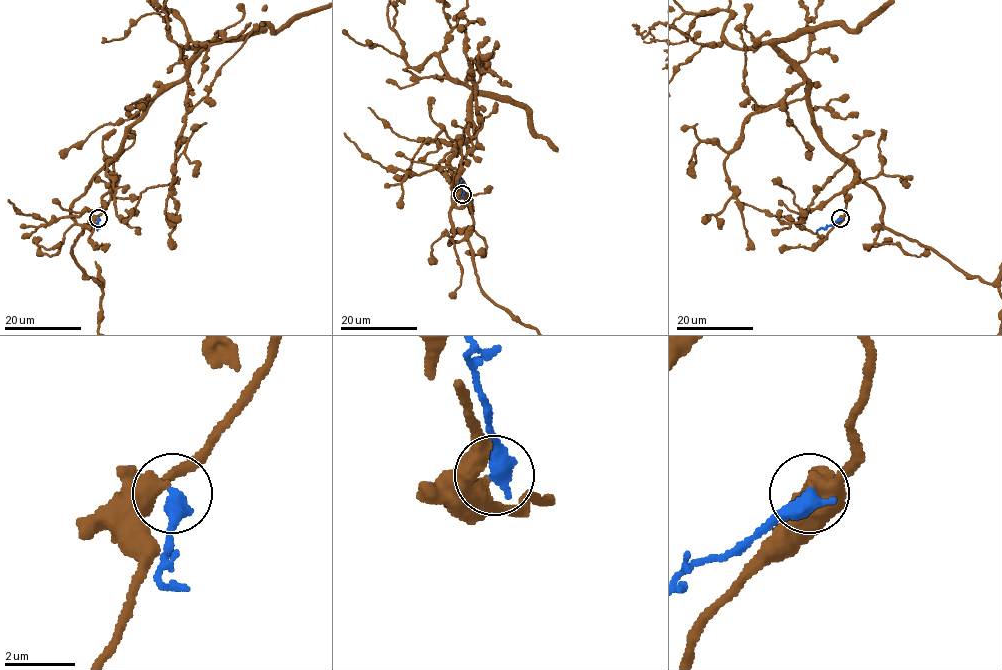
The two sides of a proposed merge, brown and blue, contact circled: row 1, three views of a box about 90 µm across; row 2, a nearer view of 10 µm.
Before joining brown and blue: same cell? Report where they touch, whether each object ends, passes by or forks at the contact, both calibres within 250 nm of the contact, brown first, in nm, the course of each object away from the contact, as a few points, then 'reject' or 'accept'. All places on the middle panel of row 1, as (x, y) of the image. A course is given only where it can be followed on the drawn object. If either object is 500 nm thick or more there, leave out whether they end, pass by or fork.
place (462, 194); calibres 500 and 500 nm; course blue (462, 194), (458, 172); reject

